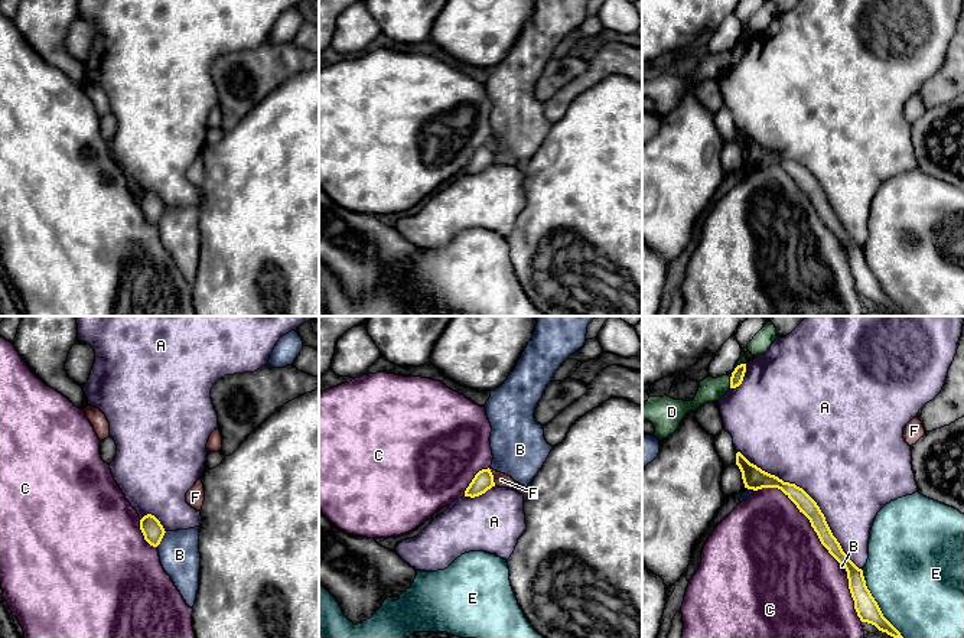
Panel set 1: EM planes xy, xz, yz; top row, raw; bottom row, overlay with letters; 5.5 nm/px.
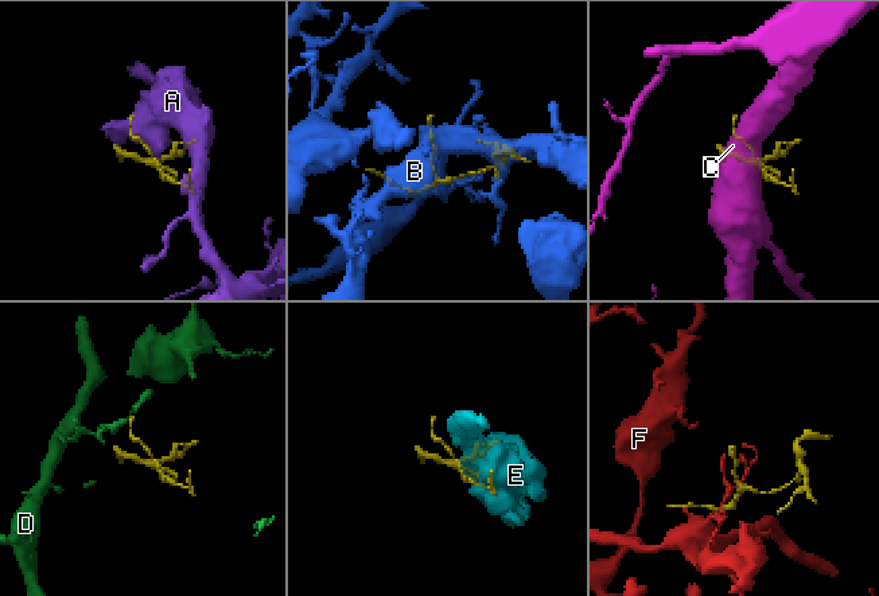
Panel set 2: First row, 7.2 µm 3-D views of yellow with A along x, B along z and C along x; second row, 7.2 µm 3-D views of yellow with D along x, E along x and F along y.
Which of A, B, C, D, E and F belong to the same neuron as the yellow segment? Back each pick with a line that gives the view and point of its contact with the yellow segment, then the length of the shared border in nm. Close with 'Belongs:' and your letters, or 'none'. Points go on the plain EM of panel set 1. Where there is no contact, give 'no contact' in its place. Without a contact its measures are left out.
Belongs: none

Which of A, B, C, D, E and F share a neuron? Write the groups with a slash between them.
A / B / C / D / E / F

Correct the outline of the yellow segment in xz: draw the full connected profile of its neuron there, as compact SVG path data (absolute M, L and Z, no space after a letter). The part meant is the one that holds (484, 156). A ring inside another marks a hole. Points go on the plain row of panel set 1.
M489 144L482 146L475 152L472 159L466 165L465 173L470 173L470 175L479 173L485 170L488 166L491 166L492 163L495 163L495 159L491 146Z

